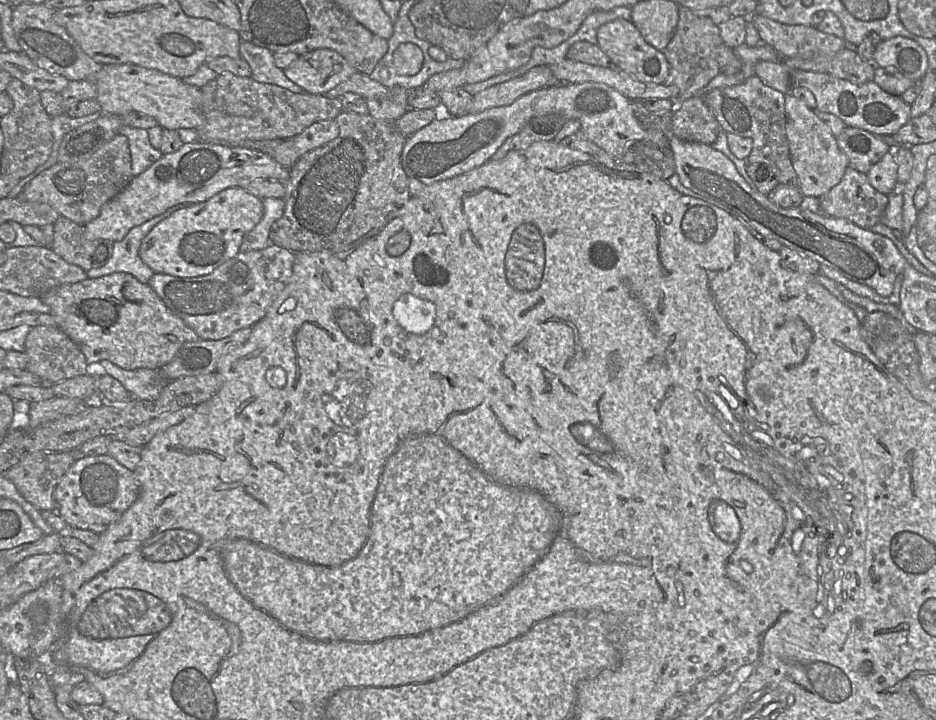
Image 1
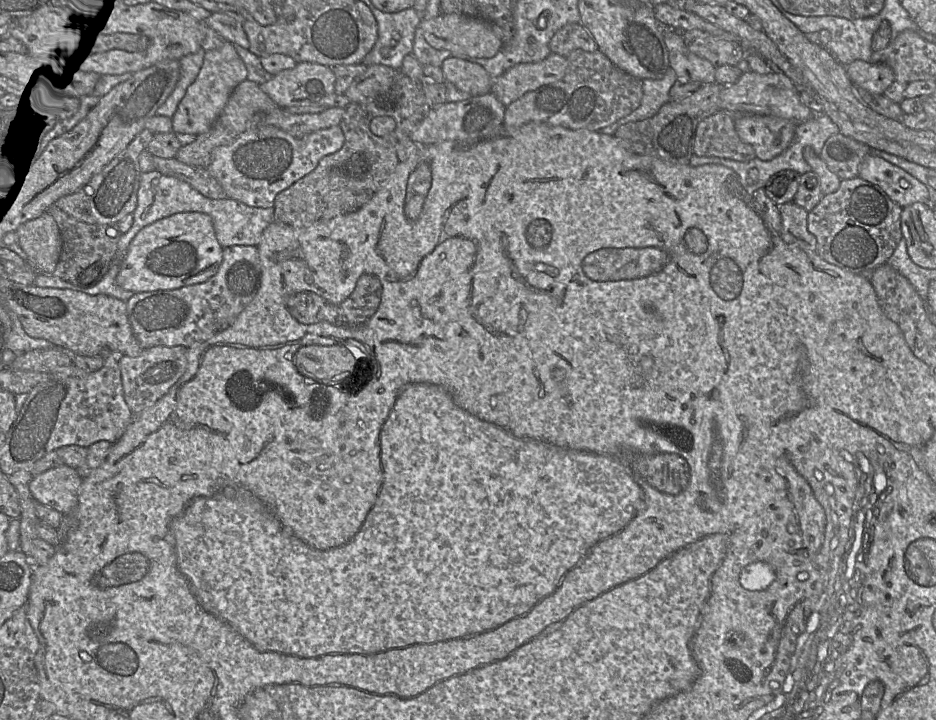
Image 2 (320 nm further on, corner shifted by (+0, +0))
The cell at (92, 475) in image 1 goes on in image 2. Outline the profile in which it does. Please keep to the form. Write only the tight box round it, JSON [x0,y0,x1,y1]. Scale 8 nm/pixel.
[29,465,82,515]

